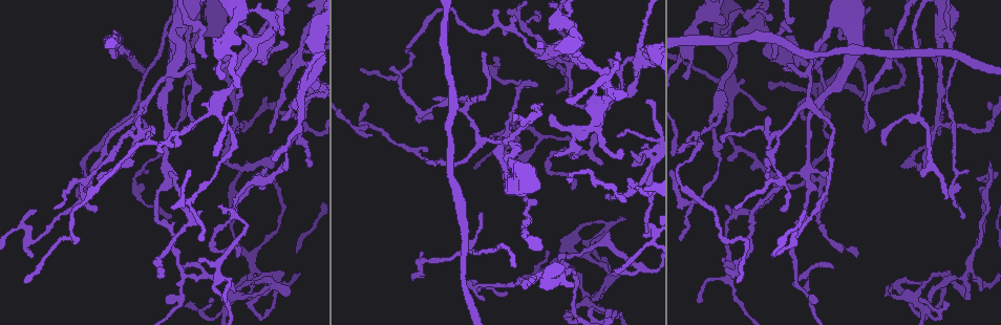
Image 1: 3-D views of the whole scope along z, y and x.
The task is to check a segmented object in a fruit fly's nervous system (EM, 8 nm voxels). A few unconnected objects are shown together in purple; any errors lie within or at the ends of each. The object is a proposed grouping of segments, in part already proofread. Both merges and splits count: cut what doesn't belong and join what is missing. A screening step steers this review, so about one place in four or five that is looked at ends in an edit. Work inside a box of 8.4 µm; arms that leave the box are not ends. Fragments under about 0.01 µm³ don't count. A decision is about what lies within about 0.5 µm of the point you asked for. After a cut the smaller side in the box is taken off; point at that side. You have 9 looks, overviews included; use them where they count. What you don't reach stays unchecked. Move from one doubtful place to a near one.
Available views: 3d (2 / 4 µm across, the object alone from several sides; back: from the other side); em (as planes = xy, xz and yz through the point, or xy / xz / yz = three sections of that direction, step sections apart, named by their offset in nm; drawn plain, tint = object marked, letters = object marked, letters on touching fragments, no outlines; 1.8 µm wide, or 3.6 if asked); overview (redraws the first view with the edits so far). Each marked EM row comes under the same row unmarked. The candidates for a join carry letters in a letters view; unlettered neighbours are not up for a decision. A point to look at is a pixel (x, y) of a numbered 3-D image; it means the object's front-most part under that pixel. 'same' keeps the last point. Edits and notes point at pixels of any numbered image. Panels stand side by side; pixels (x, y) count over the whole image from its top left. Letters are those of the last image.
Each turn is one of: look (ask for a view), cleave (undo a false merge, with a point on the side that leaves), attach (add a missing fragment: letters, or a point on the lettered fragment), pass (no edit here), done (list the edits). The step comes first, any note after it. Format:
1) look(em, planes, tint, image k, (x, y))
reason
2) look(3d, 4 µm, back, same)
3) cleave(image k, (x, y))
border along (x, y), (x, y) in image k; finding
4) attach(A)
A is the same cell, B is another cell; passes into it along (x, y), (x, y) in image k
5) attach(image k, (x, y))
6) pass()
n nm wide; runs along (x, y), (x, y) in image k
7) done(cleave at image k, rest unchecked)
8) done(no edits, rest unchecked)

look(em, planes, letters, image 1, (589, 151))

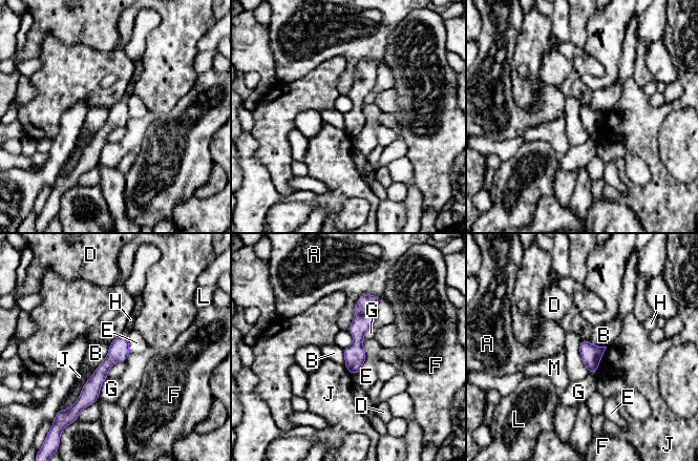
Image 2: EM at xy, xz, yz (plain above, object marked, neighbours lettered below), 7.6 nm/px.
pass()
A, B, D, E, F, G, H, J, L and M are other cells; one cell here

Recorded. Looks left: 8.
look(em, planes, letters, image 1, (919, 305))
thick turns thin

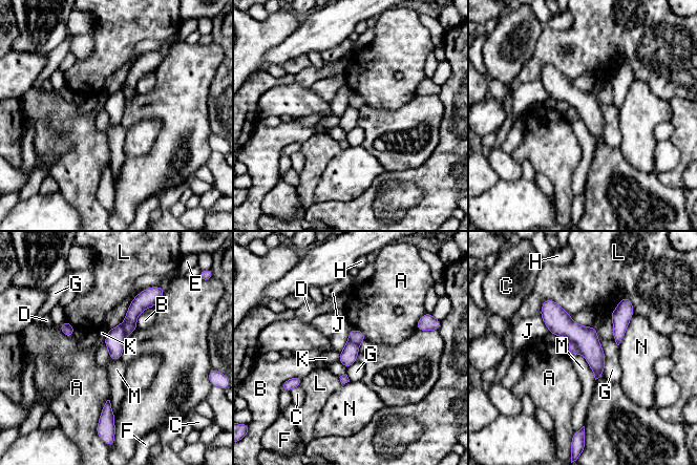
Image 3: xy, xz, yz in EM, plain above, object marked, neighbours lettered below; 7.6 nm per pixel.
pass()
130 nm wide; A, B, C, D, E, F, G, H, J, K, L, M and N are other cells; runs along (548, 301), (593, 353), (596, 375) in image 3; all the same cell

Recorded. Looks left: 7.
look(em, planes, tint, image 1, (963, 219))
free end

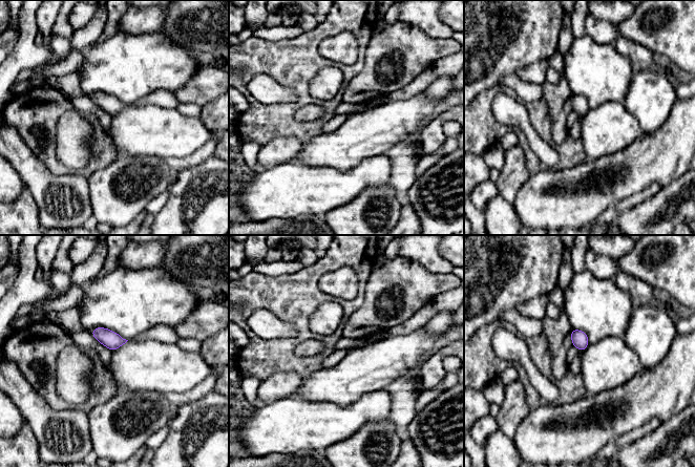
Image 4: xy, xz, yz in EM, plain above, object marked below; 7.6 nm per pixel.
look(em, planes, letters, same)
what lies round it

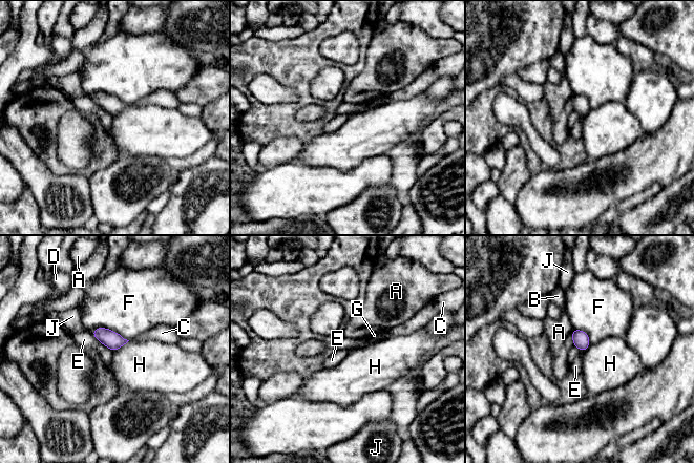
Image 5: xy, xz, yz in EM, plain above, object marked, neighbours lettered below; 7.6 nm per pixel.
pass()
F touches over 300 nm; A, B, C, D, E, F, G, H and J are other cells; border along (89, 332), (112, 352) in image 5; none of them fits

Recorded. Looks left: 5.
look(em, planes, letters, image 1, (423, 115))
sharp bend

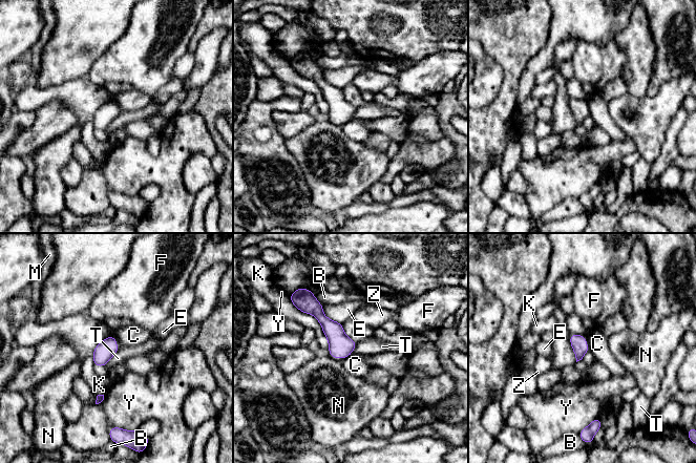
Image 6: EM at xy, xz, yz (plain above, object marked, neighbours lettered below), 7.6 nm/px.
pass()
K touches over 440 nm; B, C, E, F, K, M, N, T, Y and Z are other cells; runs along (311, 302), (334, 332), (345, 354) in image 6; one cell here

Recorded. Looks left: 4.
done(no edits, rest unchecked)

